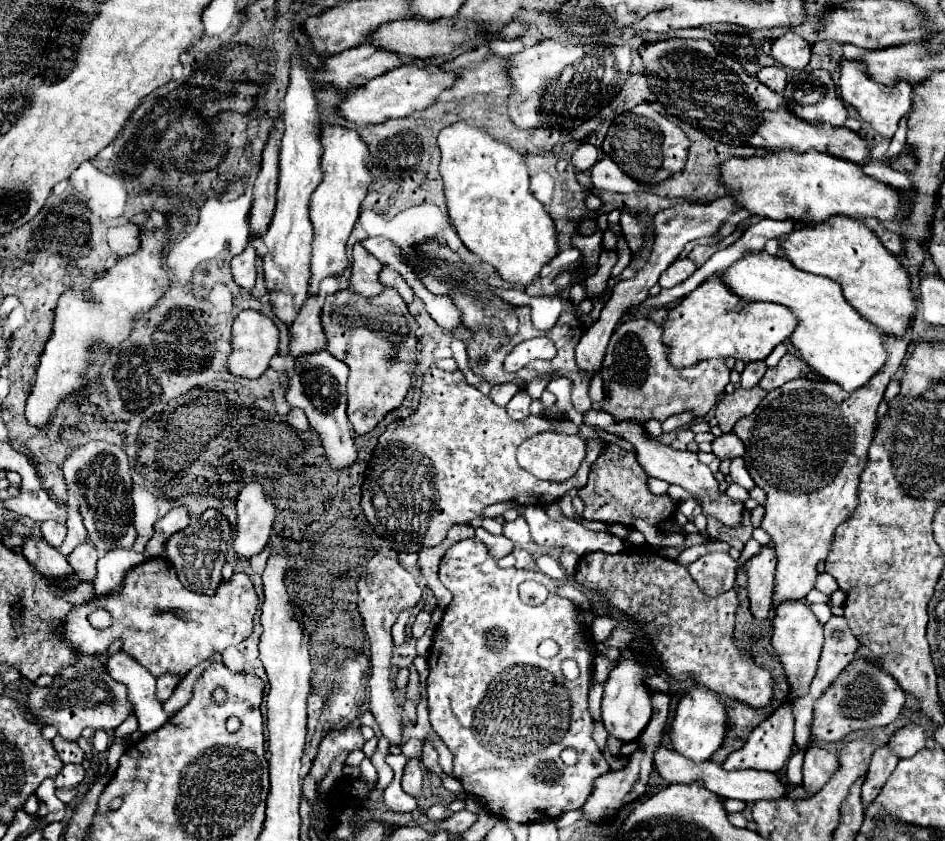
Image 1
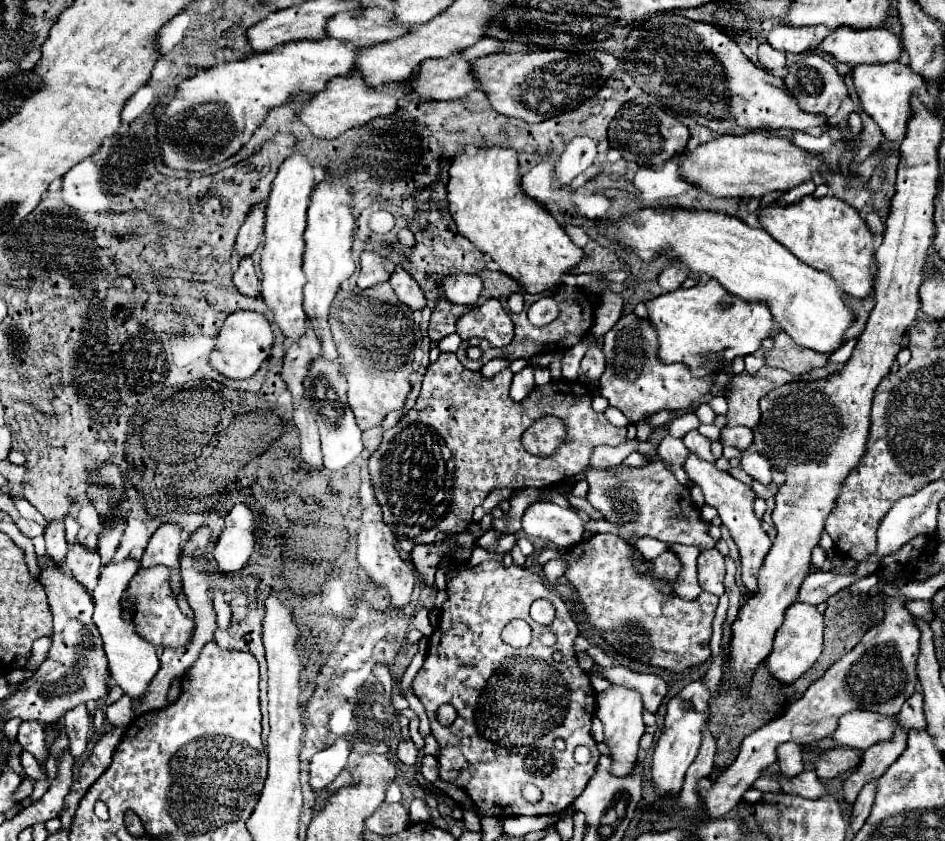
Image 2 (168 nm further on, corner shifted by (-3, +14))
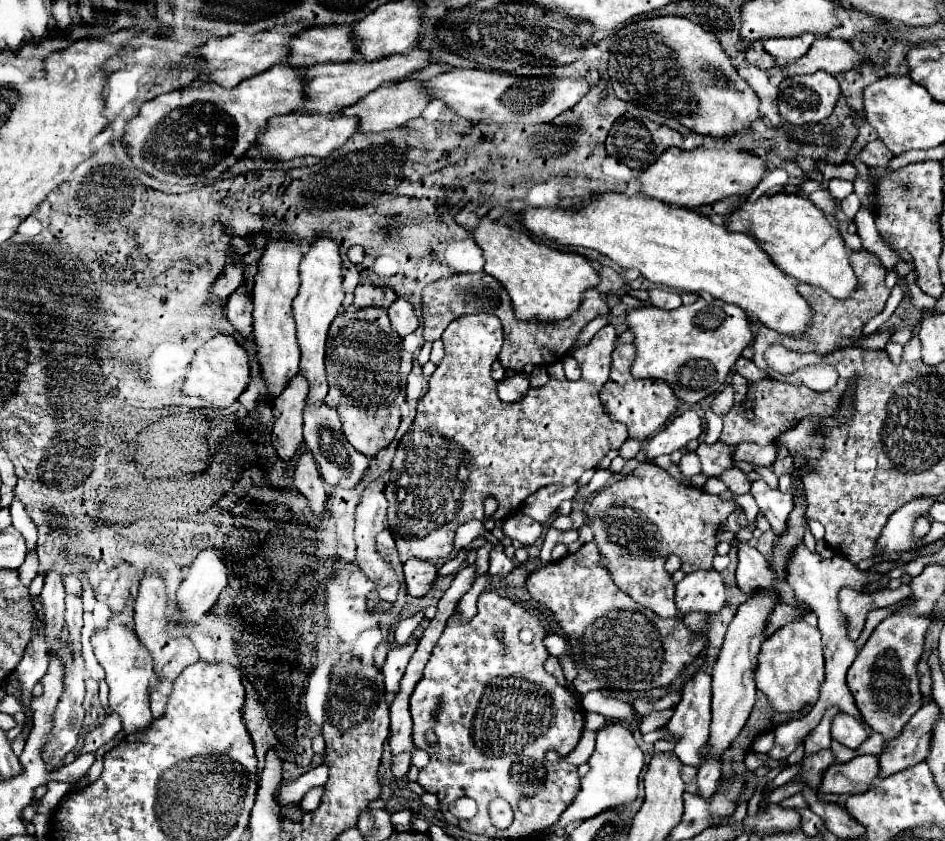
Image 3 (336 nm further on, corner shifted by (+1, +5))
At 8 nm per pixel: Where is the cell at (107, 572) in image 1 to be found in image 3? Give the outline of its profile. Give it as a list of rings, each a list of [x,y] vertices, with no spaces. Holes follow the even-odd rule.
[[[110,621],[110,627],[106,631],[98,631],[92,635],[94,653],[106,671],[106,683],[108,683],[108,705],[114,713],[122,719],[122,733],[130,735],[136,731],[146,729],[152,723],[150,713],[150,701],[148,701],[148,685],[154,675],[152,671],[152,659],[146,649],[142,649],[142,643],[138,643],[138,637],[134,631],[130,631],[124,625],[116,625]]]

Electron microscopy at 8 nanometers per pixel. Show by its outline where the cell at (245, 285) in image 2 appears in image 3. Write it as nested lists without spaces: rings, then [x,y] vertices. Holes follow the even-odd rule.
[[[240,285],[240,289],[234,291],[234,295],[230,295],[230,299],[226,301],[226,317],[244,339],[250,337],[250,333],[252,333],[252,301],[246,291],[246,285]]]

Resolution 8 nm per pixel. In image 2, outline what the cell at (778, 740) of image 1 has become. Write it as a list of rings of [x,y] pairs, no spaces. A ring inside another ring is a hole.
[[[780,744],[776,752],[778,752],[778,766],[780,766],[782,774],[794,776],[804,770],[802,748],[798,744]]]

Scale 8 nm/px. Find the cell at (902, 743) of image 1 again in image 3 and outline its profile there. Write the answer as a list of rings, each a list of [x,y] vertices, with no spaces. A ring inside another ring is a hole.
[[[838,713],[832,719],[832,739],[836,739],[838,743],[850,747],[850,749],[858,749],[860,743],[866,739],[866,729],[850,715],[846,713]]]

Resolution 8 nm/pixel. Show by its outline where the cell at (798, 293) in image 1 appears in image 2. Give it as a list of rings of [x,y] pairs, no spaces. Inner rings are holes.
[[[644,208],[614,226],[600,226],[598,232],[624,244],[642,260],[652,260],[656,254],[666,252],[668,256],[678,256],[694,274],[716,278],[738,298],[748,302],[764,300],[776,324],[804,348],[832,354],[842,348],[844,334],[854,324],[854,312],[842,298],[842,286],[828,272],[804,264],[766,230],[752,228],[736,216],[706,210]]]

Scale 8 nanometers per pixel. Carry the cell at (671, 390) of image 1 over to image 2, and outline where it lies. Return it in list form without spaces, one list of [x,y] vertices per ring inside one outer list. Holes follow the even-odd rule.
[[[634,312],[624,314],[604,336],[604,356],[606,356],[606,370],[600,376],[604,396],[610,400],[610,406],[618,408],[630,422],[638,422],[646,414],[656,414],[658,410],[688,410],[694,402],[704,398],[712,388],[712,378],[708,382],[704,378],[694,378],[686,364],[670,364],[666,366],[658,358],[658,334],[656,328],[650,326],[648,318],[638,318]]]

